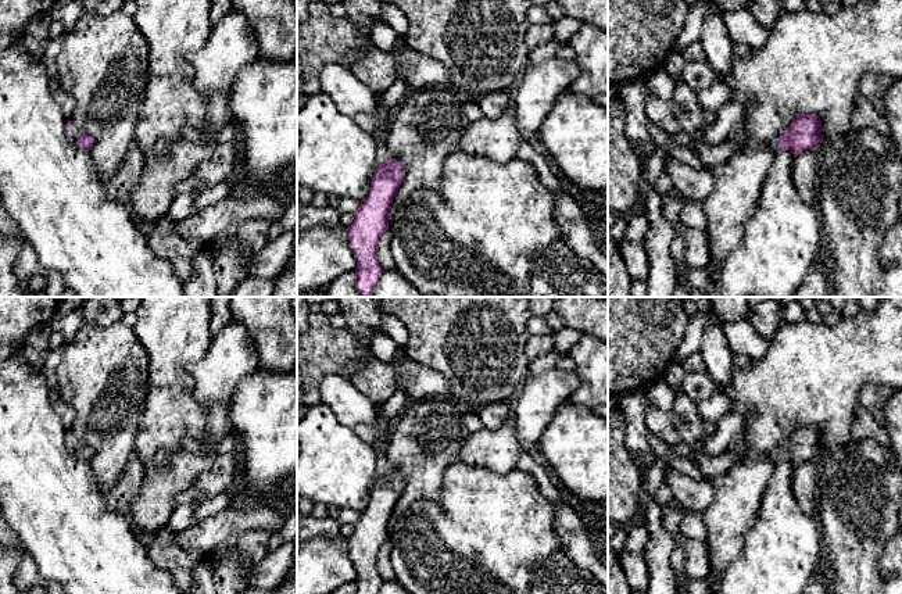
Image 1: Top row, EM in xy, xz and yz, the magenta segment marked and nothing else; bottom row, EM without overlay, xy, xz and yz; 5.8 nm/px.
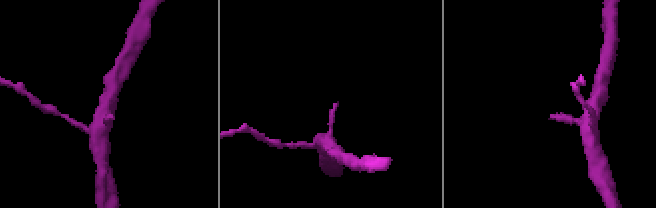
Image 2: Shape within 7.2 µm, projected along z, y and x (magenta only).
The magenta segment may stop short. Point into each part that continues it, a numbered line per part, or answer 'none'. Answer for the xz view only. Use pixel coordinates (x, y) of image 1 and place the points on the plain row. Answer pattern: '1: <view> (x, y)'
1: xz (383, 428)

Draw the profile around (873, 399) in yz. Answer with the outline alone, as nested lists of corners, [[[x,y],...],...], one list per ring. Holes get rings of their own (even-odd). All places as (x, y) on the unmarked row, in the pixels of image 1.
[[[866,386],[860,390],[858,404],[870,412],[874,421],[884,422],[884,408],[895,389],[888,386]]]

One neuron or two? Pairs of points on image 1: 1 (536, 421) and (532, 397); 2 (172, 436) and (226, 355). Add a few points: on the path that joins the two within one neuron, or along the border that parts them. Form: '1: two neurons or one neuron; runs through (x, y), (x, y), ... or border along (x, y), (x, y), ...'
1: one neuron; runs through (533, 415), (533, 403)
2: two neurons; border along (189, 367), (193, 394), (207, 407), (228, 405)

